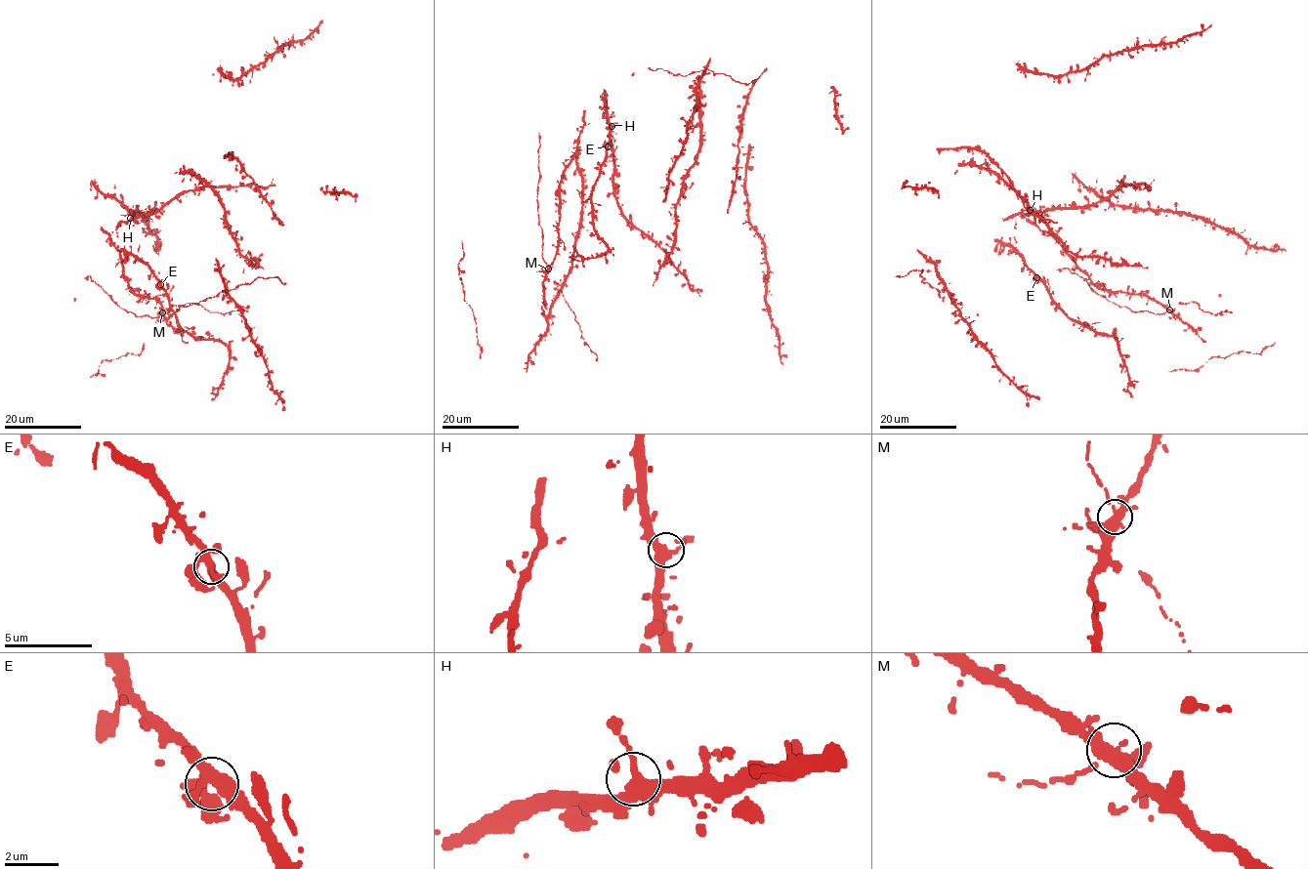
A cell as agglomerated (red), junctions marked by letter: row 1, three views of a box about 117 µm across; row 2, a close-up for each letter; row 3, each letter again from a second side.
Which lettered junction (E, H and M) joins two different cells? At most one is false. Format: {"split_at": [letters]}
{"split_at": []}

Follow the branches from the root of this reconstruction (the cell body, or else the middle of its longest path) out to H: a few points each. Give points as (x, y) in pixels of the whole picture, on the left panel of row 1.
H: (154, 211), (130, 218)

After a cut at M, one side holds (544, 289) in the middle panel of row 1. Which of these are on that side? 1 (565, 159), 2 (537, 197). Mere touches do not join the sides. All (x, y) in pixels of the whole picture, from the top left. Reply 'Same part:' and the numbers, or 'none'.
Same part: 1

